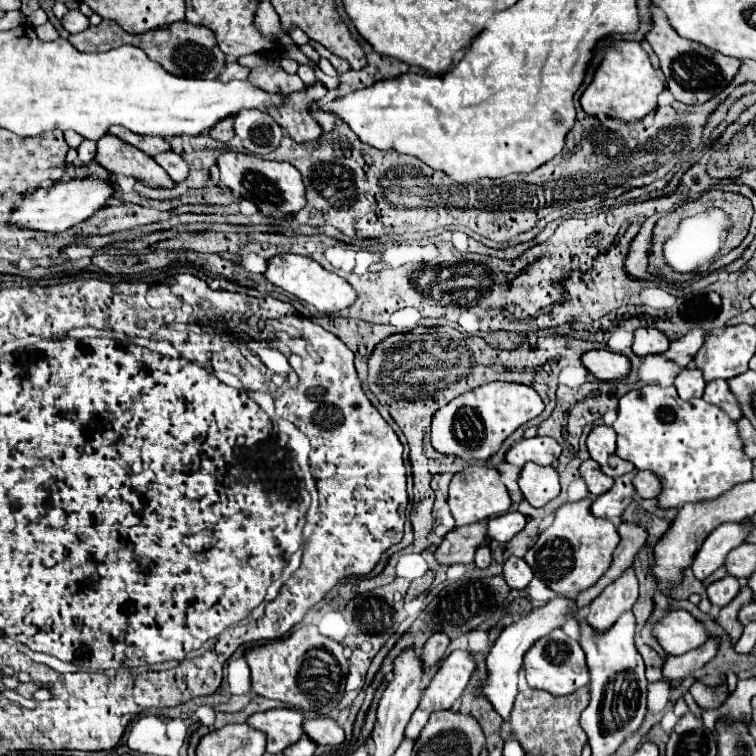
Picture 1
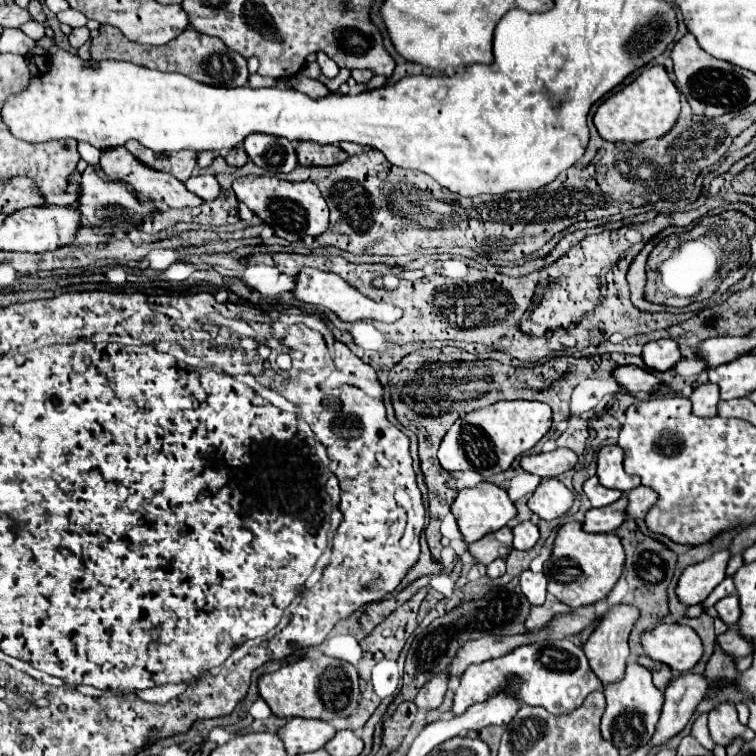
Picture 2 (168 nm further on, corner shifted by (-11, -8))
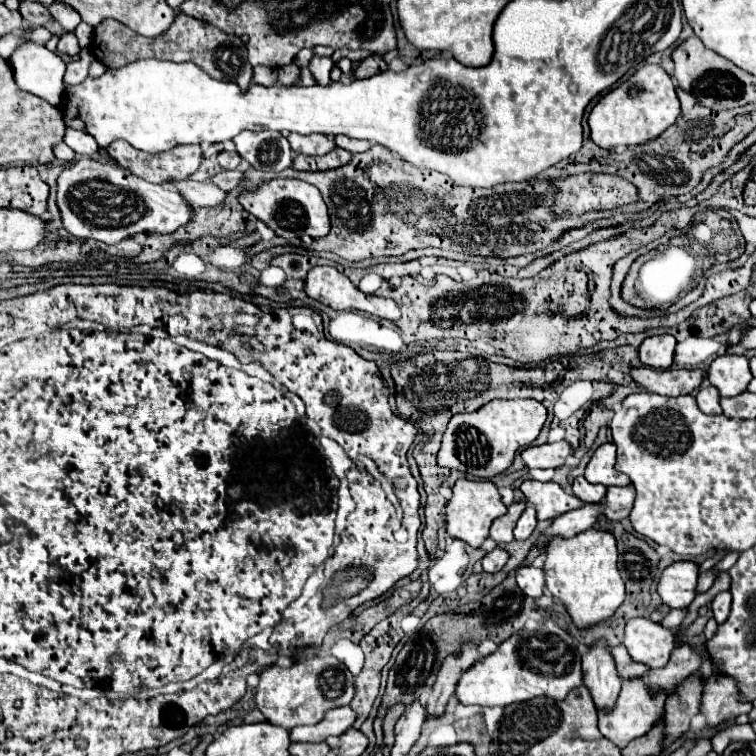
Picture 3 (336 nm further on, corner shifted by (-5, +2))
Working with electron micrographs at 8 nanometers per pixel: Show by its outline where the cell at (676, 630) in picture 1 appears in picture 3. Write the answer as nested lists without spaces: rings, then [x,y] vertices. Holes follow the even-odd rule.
[[[638,617],[626,623],[624,645],[634,661],[658,669],[670,661],[670,653],[676,649],[676,633],[646,617]]]

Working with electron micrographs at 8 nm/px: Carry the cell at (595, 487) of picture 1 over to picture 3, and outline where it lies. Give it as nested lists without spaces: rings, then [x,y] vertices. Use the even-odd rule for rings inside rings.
[[[576,477],[572,483],[574,495],[584,501],[584,503],[600,503],[606,497],[606,487],[604,485],[590,485],[586,477]]]

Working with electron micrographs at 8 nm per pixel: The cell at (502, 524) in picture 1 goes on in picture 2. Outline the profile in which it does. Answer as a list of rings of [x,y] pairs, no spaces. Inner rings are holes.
[[[532,521],[518,523],[514,529],[514,549],[532,549],[538,541],[538,527]]]

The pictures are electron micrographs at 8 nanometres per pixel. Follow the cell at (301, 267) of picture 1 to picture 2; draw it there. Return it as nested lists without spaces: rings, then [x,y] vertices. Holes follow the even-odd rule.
[[[304,267],[304,271],[300,271],[300,275],[296,277],[294,297],[298,301],[304,301],[304,303],[322,305],[322,307],[330,309],[332,313],[336,313],[342,321],[350,321],[350,323],[360,321],[360,319],[376,319],[376,321],[384,321],[384,323],[394,323],[394,321],[398,321],[402,317],[402,309],[400,307],[388,305],[388,303],[376,303],[376,301],[364,297],[352,285],[348,285],[340,275],[318,271],[318,269],[310,269],[310,267]]]

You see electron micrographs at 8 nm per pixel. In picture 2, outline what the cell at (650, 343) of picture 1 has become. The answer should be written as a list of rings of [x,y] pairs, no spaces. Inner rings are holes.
[[[672,339],[652,341],[644,347],[642,359],[644,359],[646,367],[652,371],[668,371],[680,361],[680,349],[678,349],[676,341],[672,341]]]

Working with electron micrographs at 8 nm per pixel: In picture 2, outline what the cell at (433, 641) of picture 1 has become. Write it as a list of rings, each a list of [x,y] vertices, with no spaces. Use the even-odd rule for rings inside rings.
[[[440,673],[432,677],[422,689],[420,695],[414,699],[418,709],[438,709],[442,705],[444,693],[448,689],[448,673]]]

